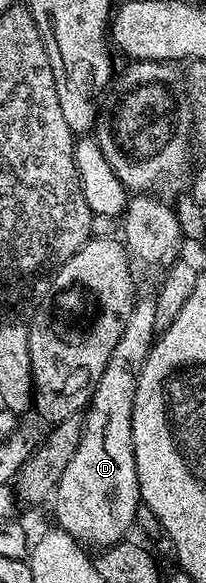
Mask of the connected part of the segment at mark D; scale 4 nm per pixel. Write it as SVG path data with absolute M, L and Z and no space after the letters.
M139 296L134 302L132 311L126 320L124 335L120 335L120 343L116 343L116 351L112 351L112 359L108 359L108 367L104 367L104 375L100 375L100 383L96 383L94 393L90 396L90 404L84 410L80 443L58 480L58 488L52 494L54 501L54 517L57 528L72 535L74 540L83 546L98 545L105 547L123 540L126 533L134 525L134 516L140 510L138 495L138 476L136 475L136 459L132 443L132 403L136 395L138 370L148 355L150 346L156 340L154 332L156 307L153 296Z

